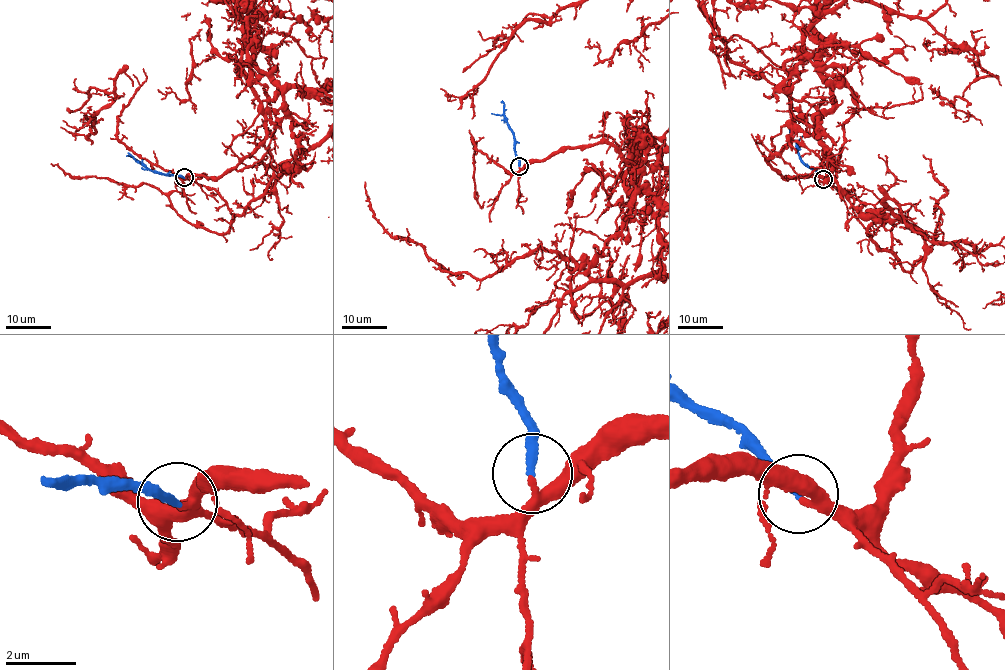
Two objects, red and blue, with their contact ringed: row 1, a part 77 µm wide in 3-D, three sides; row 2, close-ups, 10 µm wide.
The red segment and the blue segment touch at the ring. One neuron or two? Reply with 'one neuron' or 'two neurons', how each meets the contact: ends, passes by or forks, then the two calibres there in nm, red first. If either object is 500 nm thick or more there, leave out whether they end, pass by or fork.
one neuron; red passes by; blue ends there; 200 nm thick on the red side, 240 nm on the other

